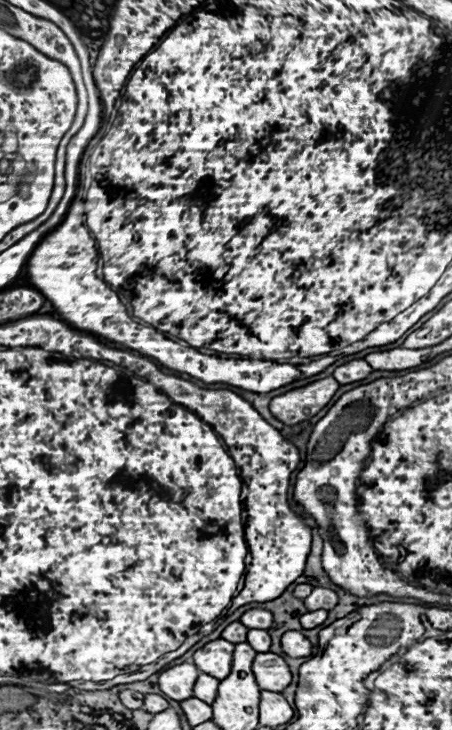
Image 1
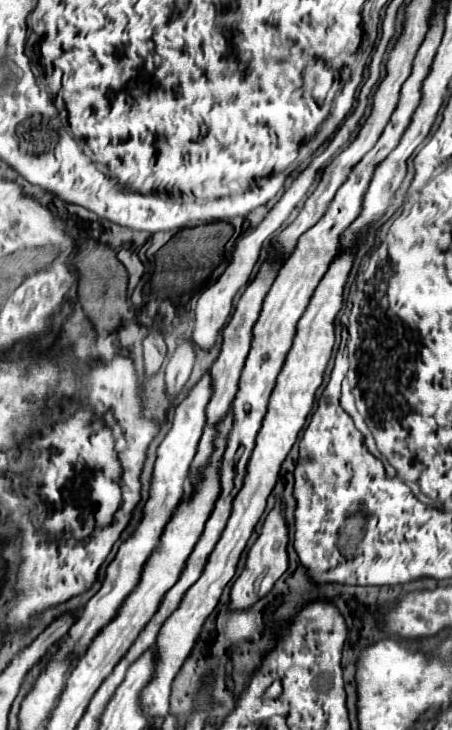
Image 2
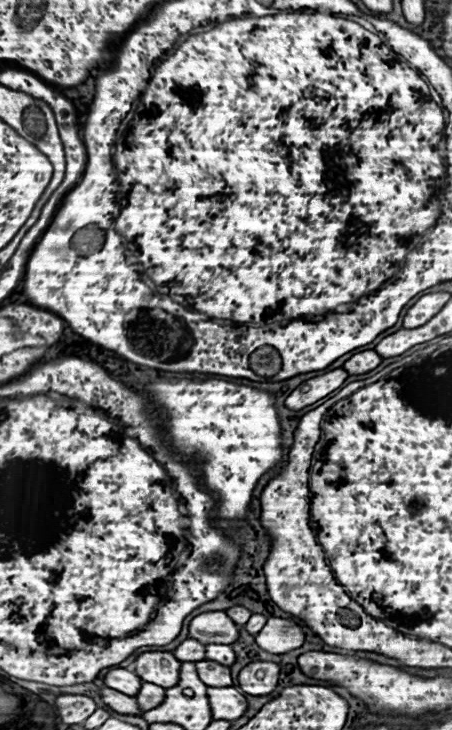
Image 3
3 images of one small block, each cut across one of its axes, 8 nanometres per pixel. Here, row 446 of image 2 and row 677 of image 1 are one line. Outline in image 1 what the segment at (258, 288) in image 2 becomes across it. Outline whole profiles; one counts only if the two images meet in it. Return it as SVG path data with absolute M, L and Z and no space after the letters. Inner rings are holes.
M200 674L196 684L194 684L194 696L198 696L198 700L206 702L206 704L212 704L214 698L216 698L216 692L218 692L218 680L208 676L208 674Z

